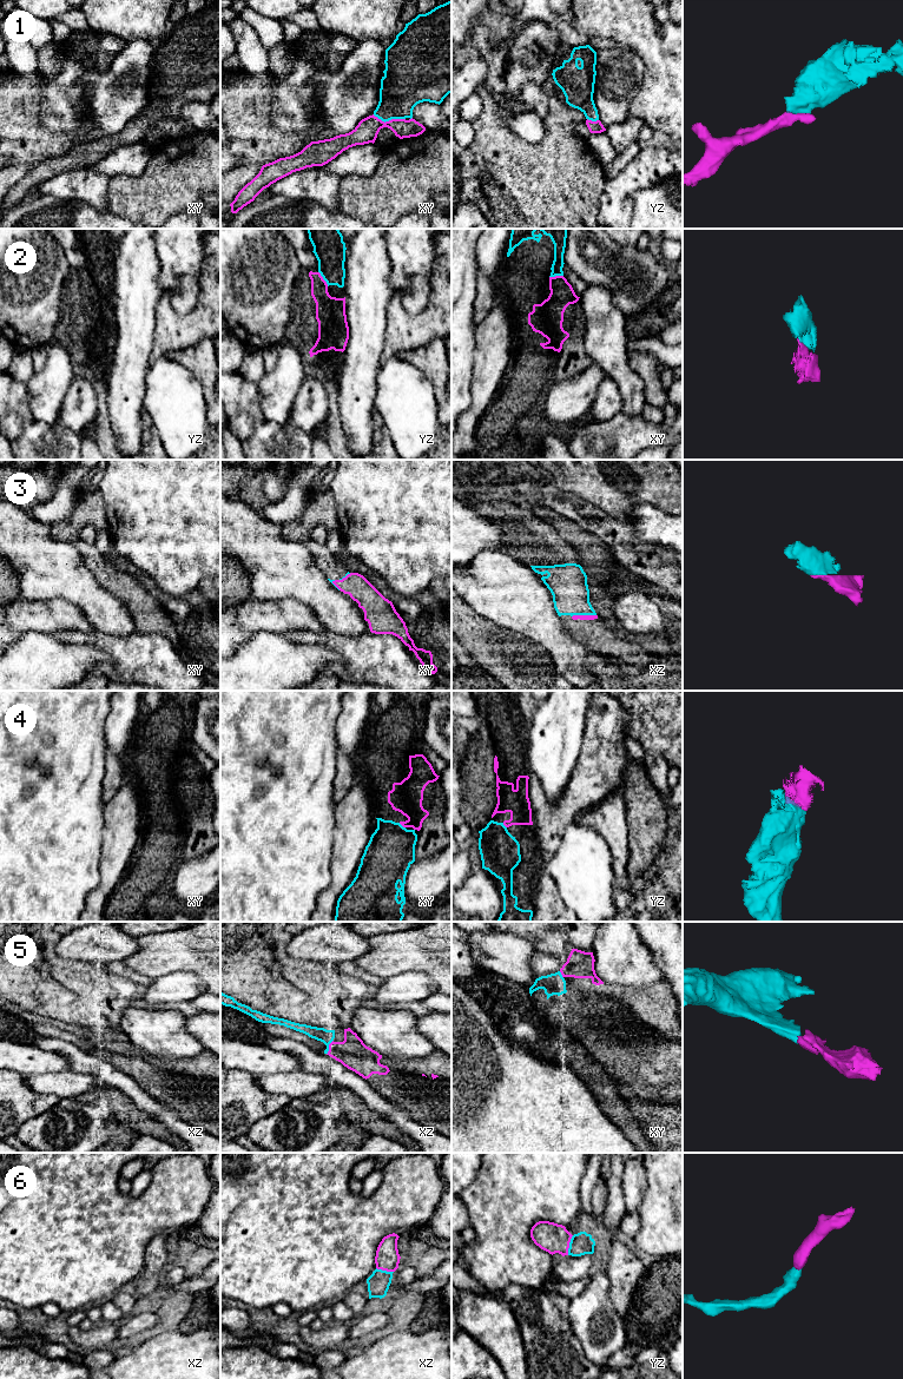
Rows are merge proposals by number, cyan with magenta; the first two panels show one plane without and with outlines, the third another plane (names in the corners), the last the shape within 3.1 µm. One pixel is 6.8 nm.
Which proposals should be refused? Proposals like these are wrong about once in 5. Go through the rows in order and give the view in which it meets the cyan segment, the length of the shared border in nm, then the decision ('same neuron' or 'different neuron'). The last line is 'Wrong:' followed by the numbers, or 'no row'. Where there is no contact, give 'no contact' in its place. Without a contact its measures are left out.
1: contact in xy; length 220 nm; same neuron
2: contact in yz; length 120 nm; same neuron
3: contact in xz; length 170 nm; same neuron
4: contact in xy; length 60 nm; same neuron
5: contact in xz; length 110 nm; same neuron
6: contact in yz; length 140 nm; same neuron
Wrong: no row

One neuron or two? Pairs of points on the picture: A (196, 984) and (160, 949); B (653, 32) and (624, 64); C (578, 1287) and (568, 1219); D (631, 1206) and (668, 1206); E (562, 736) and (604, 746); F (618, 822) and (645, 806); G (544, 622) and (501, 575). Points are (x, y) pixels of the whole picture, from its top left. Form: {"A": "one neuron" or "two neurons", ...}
{"A": "two neurons", "B": "two neurons", "C": "two neurons", "D": "two neurons", "E": "two neurons", "F": "two neurons", "G": "one neuron"}

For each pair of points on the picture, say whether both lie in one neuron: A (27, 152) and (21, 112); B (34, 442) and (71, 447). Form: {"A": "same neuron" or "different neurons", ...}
{"A": "same neuron", "B": "same neuron"}

